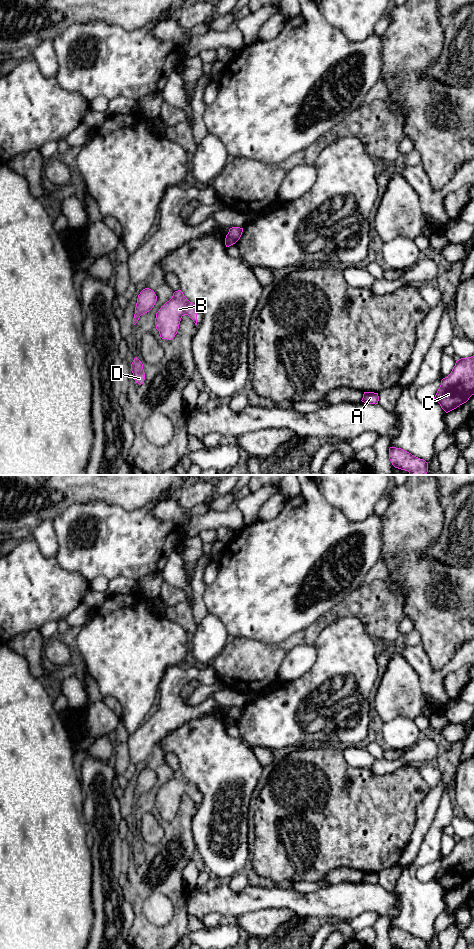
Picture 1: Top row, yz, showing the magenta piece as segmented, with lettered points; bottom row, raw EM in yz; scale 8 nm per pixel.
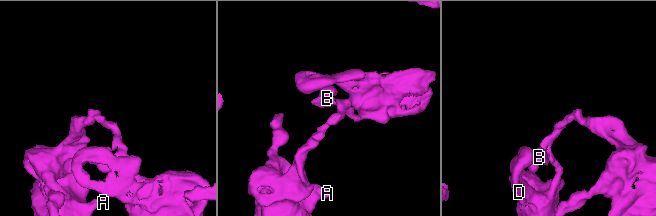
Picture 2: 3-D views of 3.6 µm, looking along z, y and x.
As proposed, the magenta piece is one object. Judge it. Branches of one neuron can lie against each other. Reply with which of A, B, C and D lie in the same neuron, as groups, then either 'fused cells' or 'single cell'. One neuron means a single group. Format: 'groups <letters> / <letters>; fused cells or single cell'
groups A C / B D; fused cells

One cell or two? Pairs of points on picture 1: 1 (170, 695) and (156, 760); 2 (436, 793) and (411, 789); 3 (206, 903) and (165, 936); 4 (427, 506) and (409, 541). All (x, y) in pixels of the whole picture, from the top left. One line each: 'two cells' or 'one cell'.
1: two cells
2: two cells
3: two cells
4: one cell

